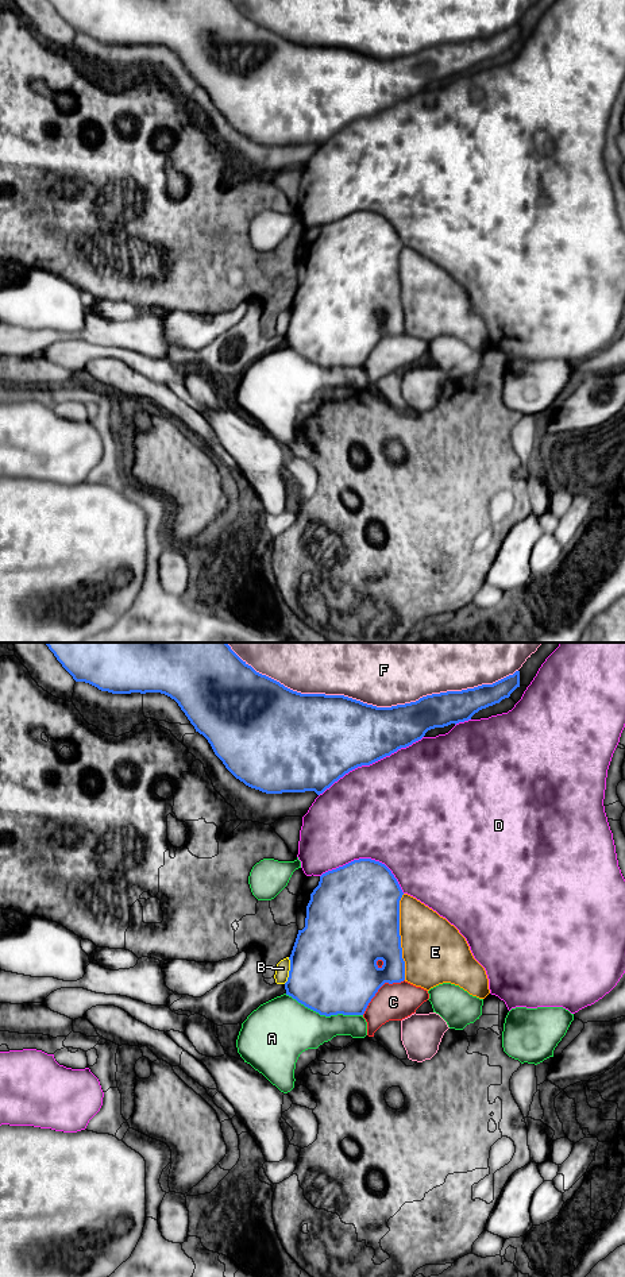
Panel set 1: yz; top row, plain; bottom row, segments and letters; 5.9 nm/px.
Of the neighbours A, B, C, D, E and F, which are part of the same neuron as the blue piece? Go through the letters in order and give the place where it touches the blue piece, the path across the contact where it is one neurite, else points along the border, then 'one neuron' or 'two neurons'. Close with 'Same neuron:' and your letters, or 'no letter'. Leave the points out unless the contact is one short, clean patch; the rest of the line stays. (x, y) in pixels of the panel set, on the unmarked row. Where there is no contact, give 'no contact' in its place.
A: contact yz (324, 366); two neurons
B: contact yz (289, 323); two neurons
C: contact yz (378, 340); two neurons
D: contact yz (370, 115); two neurons
E: contact yz (400, 289); two neurons
F: contact yz (374, 58); two neurons
Same neuron: no letter

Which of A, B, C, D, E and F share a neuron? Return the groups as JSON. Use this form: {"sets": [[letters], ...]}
{"sets": [["A"], ["B", "C"], ["D"], ["E"], ["F"]]}

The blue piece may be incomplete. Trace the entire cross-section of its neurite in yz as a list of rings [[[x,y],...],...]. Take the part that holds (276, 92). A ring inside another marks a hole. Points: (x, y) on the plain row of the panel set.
[[[49,0],[76,34],[112,46],[161,45],[174,51],[196,84],[211,96],[225,120],[246,138],[266,146],[323,146],[350,123],[370,117],[421,92],[435,80],[471,72],[482,61],[509,50],[520,39],[520,23],[493,36],[447,43],[391,59],[377,59],[344,47],[301,46],[256,24],[231,0]]]

